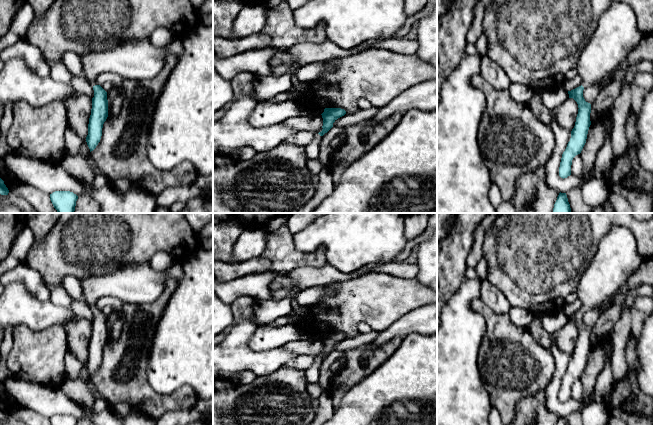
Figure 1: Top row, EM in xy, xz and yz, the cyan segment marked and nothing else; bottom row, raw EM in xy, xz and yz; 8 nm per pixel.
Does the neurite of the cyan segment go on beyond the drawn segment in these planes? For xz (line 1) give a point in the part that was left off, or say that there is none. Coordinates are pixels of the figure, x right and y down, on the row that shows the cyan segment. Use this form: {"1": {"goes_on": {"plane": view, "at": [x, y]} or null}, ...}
{"1": {"goes_on": {"plane": "xz", "at": [311, 150]}}}

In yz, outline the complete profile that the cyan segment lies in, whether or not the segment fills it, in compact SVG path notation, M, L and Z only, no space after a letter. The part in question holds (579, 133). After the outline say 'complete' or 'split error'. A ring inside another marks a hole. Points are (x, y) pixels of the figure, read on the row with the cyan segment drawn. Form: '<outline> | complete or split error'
M581 85L571 91L568 91L569 98L573 98L578 104L578 114L575 126L571 131L571 138L562 154L559 176L567 178L571 175L571 165L573 158L580 154L587 139L589 127L591 125L590 113L591 104L586 102L583 97L584 87Z | complete

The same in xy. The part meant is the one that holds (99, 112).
M146 37L141 40L111 42L105 48L91 50L80 57L84 77L94 90L86 137L90 152L100 142L103 124L108 117L107 92L95 83L95 79L102 73L115 73L130 80L152 79L161 72L167 55L175 54L179 57L182 49L181 38L166 46L155 47Z | split error

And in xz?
M325 108L321 114L323 118L322 131L315 134L314 139L305 146L305 154L307 159L313 160L318 158L318 149L322 136L327 133L332 127L333 123L340 117L344 116L346 111L341 108Z | split error

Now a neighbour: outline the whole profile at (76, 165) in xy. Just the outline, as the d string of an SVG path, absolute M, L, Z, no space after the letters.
M85 141L77 154L66 154L60 163L67 173L84 184L91 184L96 176L93 168L87 161L89 153L90 149Z

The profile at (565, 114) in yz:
M568 98L562 104L551 110L551 117L568 131L572 131L575 126L578 114L578 104L573 98Z

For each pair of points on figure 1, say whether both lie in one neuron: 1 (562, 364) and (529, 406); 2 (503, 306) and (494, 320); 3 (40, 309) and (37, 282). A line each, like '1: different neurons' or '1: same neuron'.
1: different neurons
2: different neurons
3: different neurons

